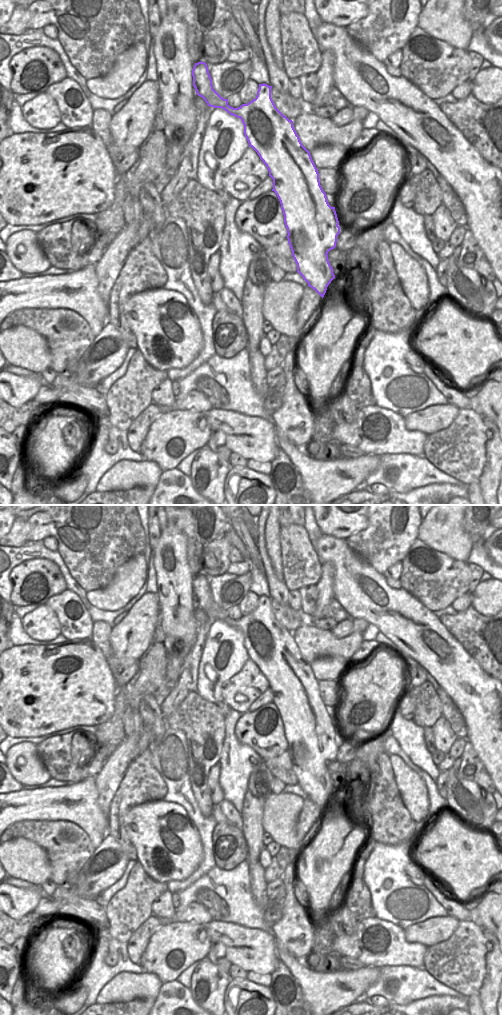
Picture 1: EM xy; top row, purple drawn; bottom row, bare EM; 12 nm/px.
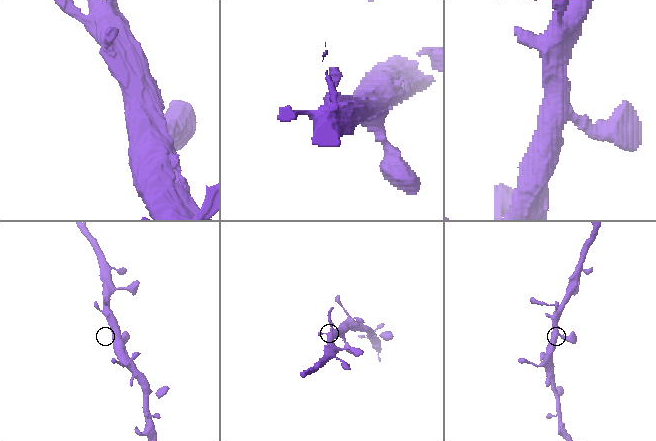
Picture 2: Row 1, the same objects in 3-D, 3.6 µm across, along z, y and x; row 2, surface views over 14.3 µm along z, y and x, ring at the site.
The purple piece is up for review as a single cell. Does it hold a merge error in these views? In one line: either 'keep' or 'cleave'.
keep

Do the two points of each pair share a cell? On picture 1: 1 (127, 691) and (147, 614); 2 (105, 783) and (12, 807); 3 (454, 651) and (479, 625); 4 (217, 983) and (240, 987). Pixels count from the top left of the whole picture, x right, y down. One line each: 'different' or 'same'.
1: different
2: different
3: different
4: different

